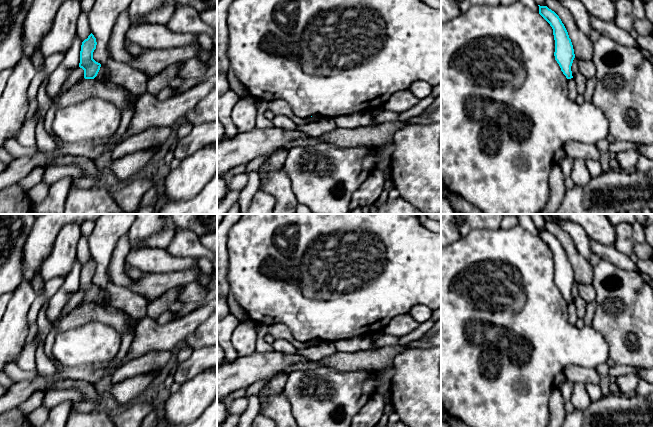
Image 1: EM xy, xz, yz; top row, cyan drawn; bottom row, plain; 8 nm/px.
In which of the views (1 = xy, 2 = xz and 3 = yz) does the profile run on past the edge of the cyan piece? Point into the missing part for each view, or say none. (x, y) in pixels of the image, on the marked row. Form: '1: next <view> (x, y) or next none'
1: next none
2: next none
3: next none

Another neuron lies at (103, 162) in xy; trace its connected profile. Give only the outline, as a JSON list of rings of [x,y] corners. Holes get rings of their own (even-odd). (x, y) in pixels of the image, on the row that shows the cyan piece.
[[[116,145],[107,147],[104,153],[94,160],[96,166],[103,174],[107,187],[118,187],[123,183],[123,181],[121,181],[114,175],[111,169],[111,164],[113,162],[111,154],[115,147]]]

